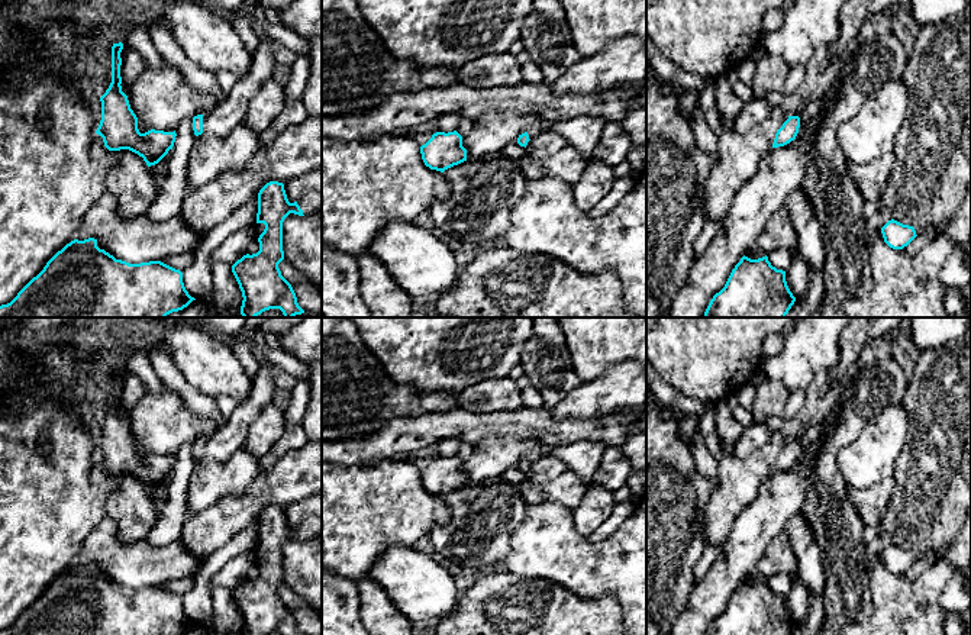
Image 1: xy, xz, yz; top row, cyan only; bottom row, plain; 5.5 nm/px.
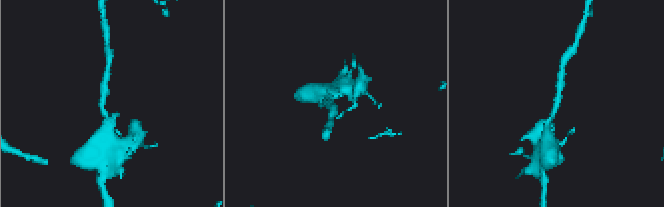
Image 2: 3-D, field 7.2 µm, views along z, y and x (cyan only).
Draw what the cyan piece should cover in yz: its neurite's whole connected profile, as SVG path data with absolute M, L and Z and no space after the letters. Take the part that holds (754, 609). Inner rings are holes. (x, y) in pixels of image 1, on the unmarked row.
M743 580L706 635L790 635L794 626L796 622L785 606L785 596L772 592L767 580L758 584Z

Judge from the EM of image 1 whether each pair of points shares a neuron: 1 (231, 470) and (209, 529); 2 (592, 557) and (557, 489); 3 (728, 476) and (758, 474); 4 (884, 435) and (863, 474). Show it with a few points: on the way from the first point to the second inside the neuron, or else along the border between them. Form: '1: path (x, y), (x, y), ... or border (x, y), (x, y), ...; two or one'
1: border (252, 484), (190, 513); two
2: border (532, 503), (560, 503), (570, 509); two
3: path (735, 476), (751, 474); one
4: path (878, 445), (864, 464); one

